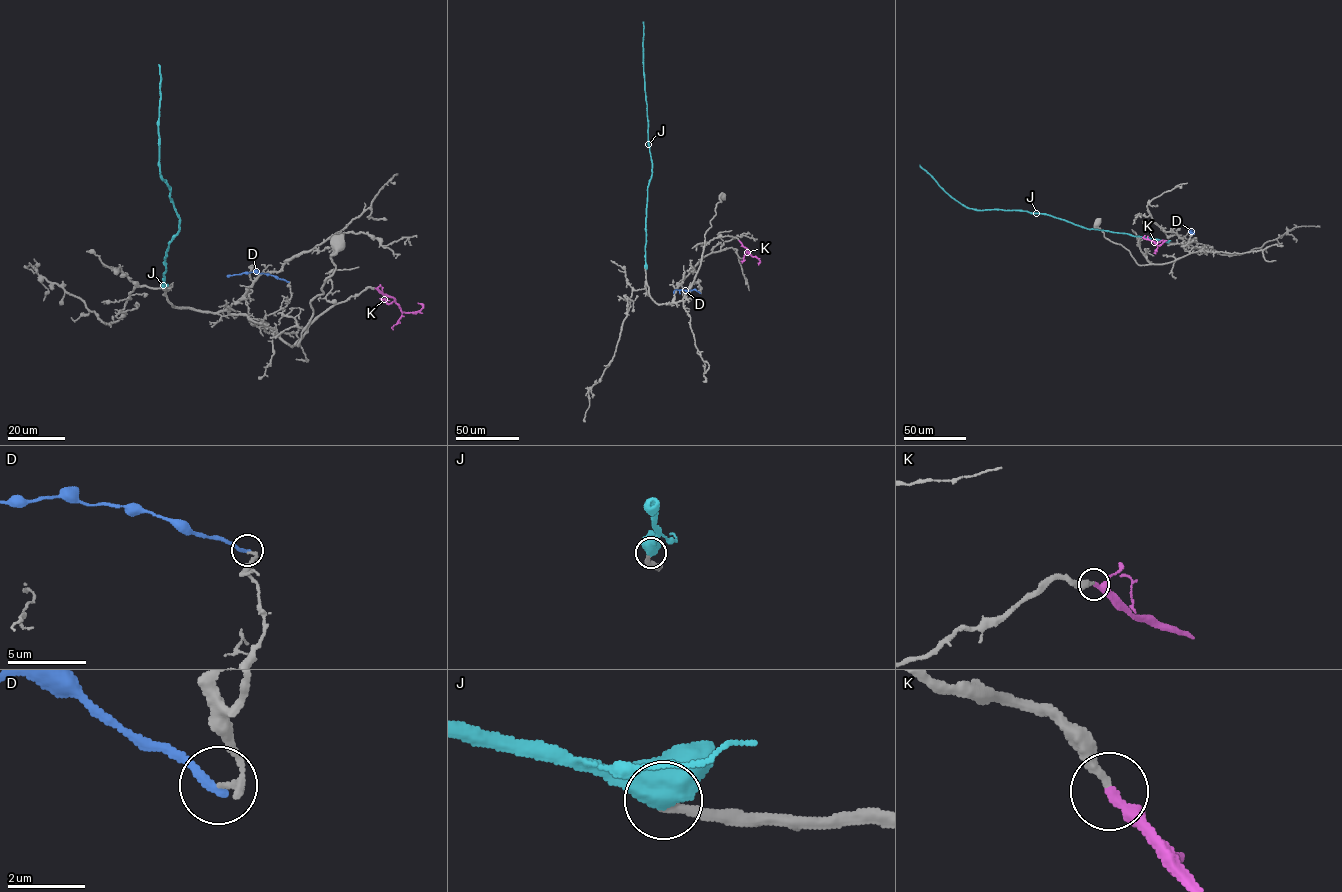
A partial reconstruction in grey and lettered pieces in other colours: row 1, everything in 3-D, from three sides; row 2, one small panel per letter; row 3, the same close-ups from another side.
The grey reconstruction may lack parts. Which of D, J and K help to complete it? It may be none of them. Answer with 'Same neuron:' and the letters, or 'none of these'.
Same neuron: J, K

